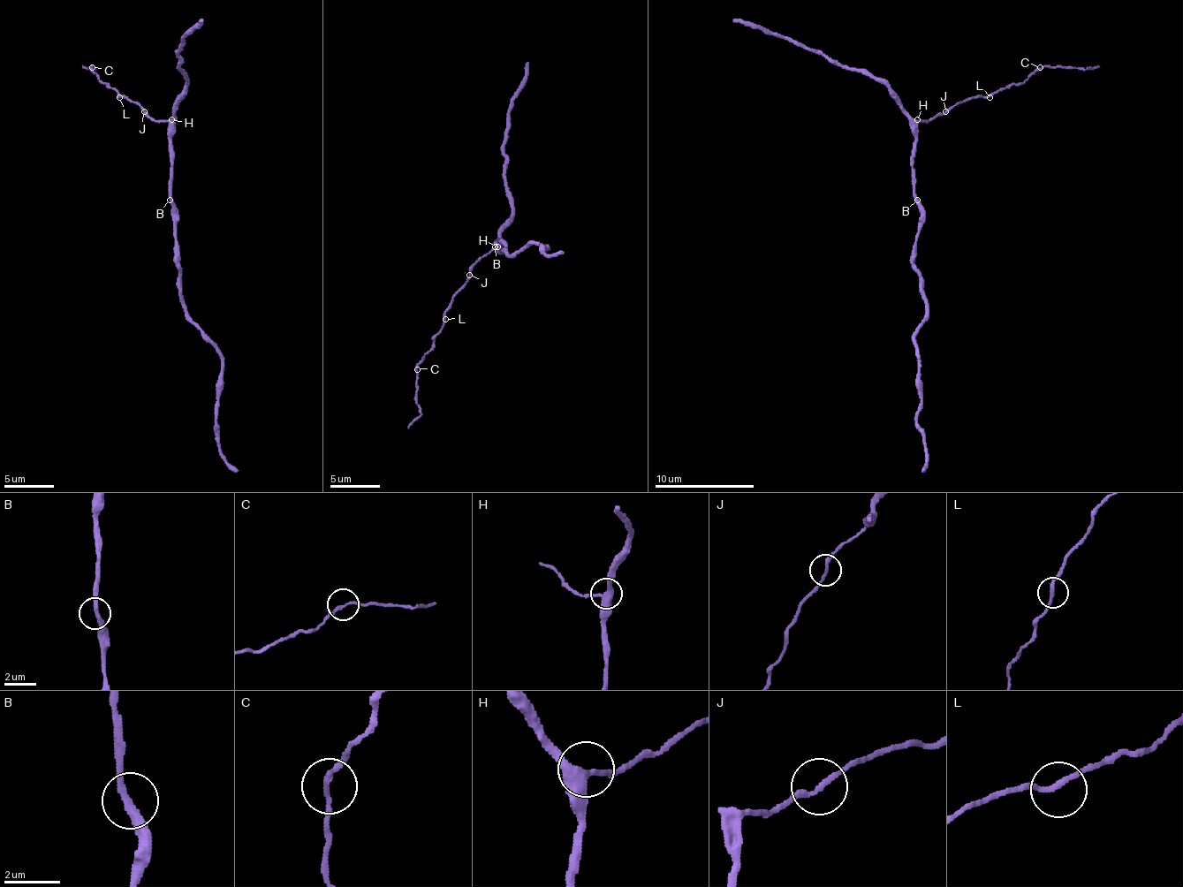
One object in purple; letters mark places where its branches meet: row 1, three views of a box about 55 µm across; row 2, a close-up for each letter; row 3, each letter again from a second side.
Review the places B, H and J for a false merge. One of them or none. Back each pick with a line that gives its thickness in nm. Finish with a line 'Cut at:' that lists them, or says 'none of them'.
Cut at: none of them

